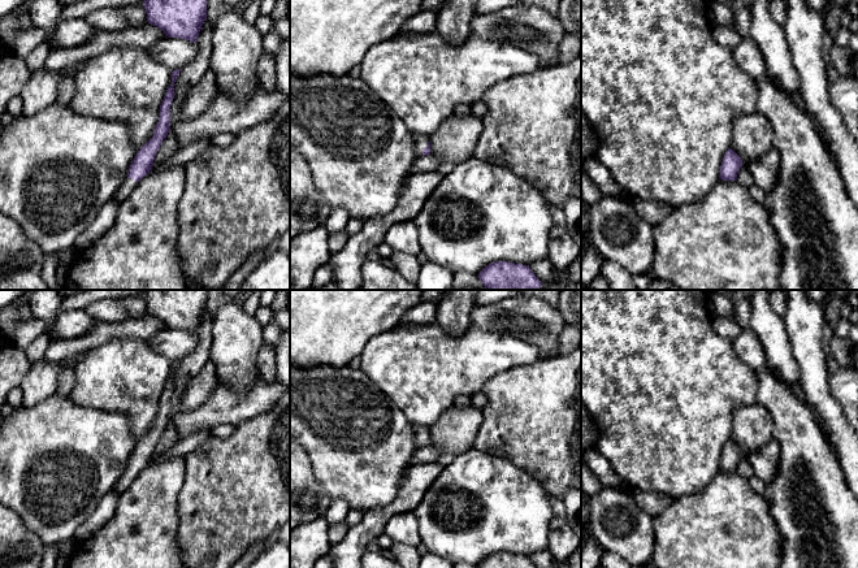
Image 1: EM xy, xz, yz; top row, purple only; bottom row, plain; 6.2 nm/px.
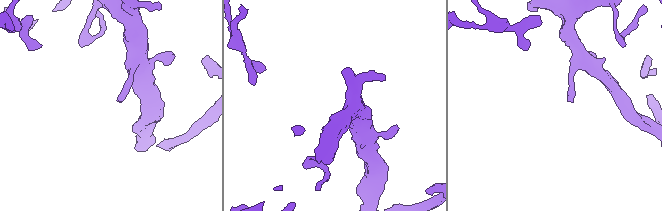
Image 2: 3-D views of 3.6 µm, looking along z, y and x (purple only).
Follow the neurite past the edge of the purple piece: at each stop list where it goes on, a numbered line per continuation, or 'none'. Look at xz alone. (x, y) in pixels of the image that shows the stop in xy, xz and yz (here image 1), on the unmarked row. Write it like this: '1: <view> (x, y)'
1: xz (420, 433)

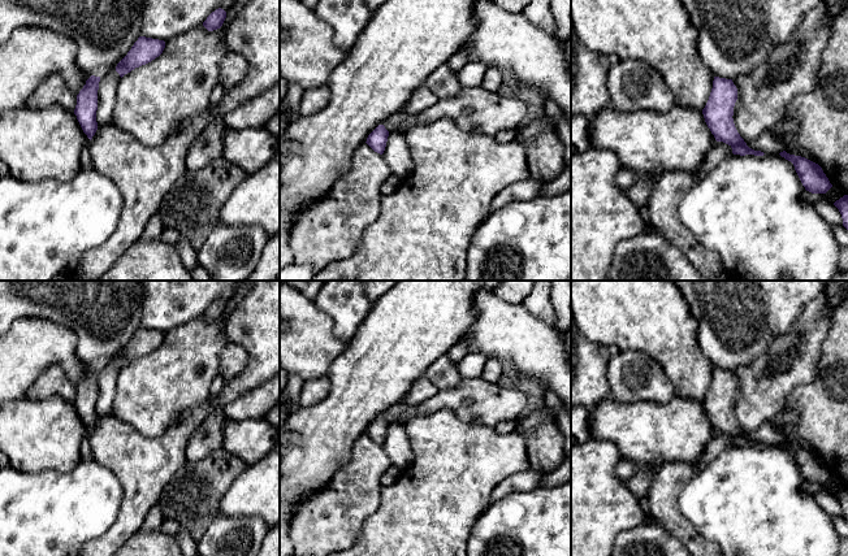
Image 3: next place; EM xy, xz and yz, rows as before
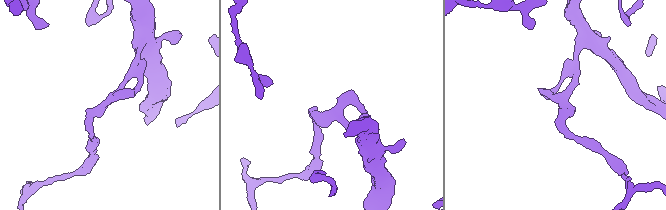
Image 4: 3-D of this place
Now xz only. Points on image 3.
none

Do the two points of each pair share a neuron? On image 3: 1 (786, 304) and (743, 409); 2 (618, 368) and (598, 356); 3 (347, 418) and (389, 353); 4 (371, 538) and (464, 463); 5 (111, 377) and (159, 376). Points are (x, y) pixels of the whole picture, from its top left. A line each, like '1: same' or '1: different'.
1: different
2: different
3: same
4: same
5: different

